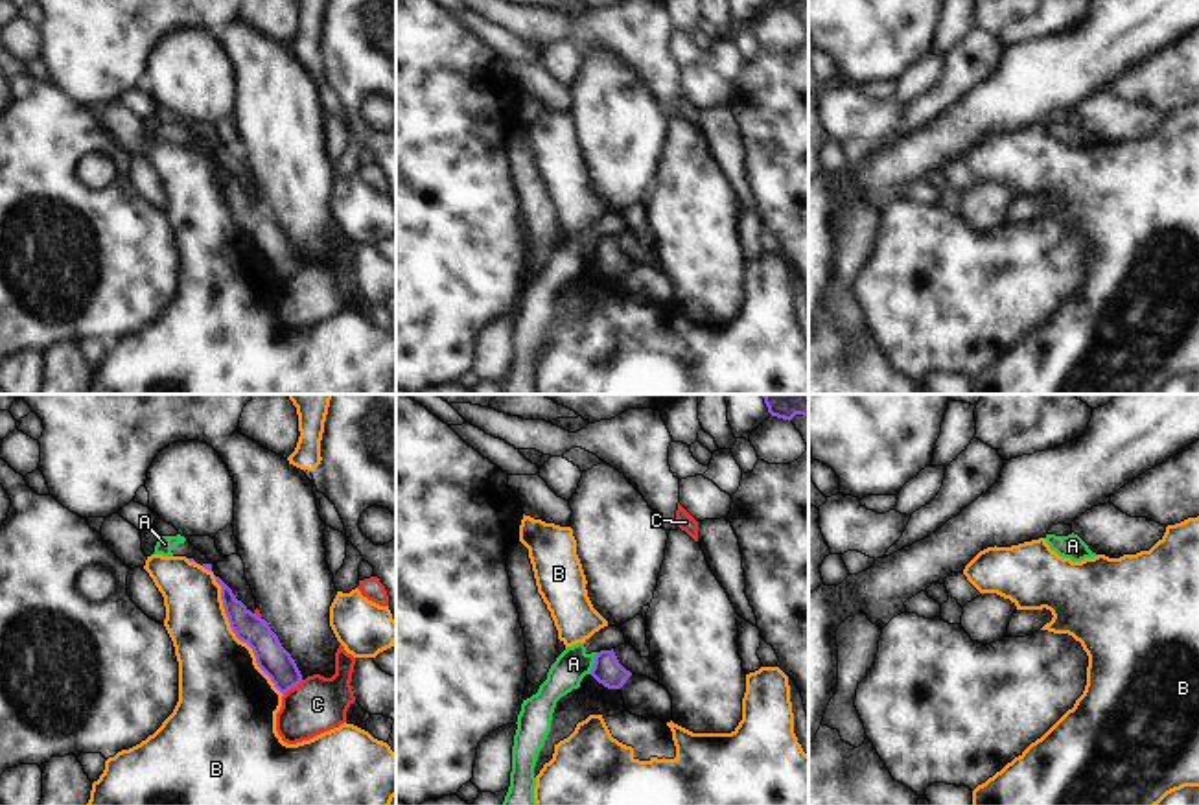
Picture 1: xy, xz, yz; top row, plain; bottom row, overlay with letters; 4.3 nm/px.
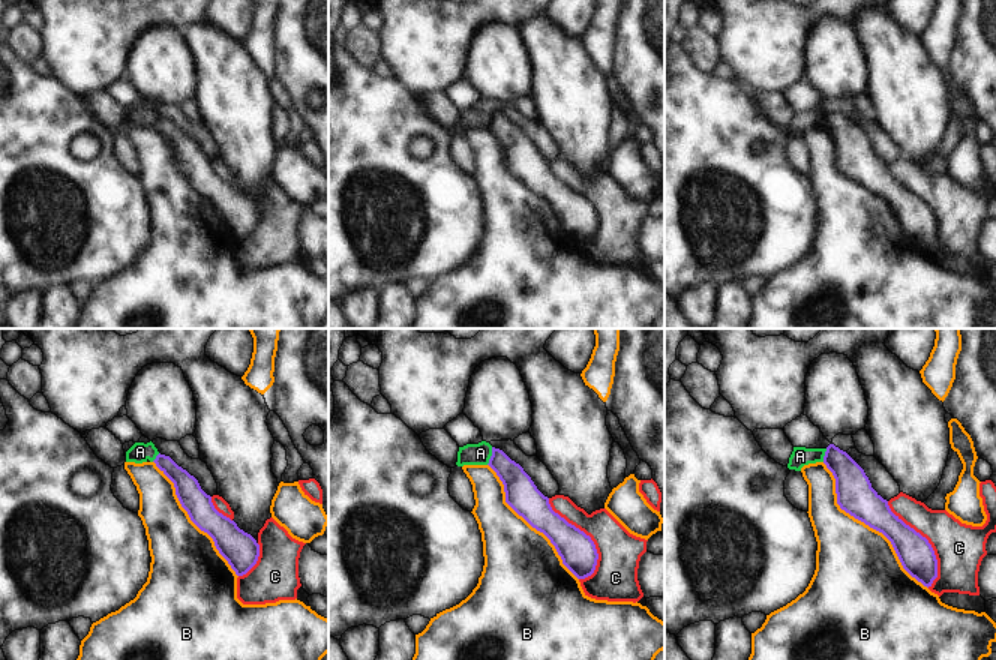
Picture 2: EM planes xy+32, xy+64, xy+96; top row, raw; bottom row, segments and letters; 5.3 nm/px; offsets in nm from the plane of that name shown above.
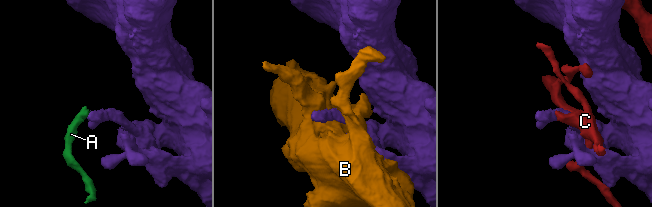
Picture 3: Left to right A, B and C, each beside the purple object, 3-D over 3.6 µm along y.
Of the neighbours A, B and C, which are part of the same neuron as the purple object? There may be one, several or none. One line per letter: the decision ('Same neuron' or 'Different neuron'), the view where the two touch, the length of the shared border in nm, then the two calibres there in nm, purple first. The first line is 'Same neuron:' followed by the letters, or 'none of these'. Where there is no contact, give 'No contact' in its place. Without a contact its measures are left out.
Same neuron: none of these
A: Different neuron. Touches purple in xz. Shared border 100 nm. Thickness 130 nm (purple) against 150 nm
B: Different neuron. Touches purple in xy. Shared border 750 nm. Thickness 140 nm (purple) against 360 nm
C: Different neuron. Touches purple in xy. Shared border 110 nm. Thickness 140 nm (purple) against 240 nm.

